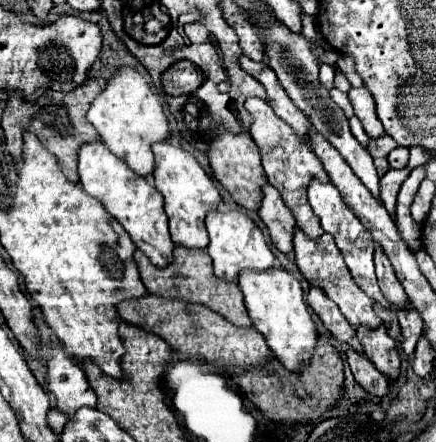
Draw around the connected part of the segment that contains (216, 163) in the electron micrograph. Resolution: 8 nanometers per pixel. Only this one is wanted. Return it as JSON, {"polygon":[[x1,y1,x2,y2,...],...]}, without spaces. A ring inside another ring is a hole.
{"polygon":[[219,128,213,142,211,142,207,158,209,158,209,164,213,168,215,178,225,186,225,190,233,196,233,200,247,210,259,210,261,200,263,200,261,188,267,182,267,178,265,178,265,172,261,168,259,148,249,138,249,134,231,134,225,128]]}

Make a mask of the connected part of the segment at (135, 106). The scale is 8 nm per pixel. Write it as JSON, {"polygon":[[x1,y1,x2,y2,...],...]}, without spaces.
{"polygon":[[133,68,119,70,113,76,113,80,109,80,99,98,95,98,95,102,91,104,87,120,95,126,97,134,107,144,107,148,127,166,131,166,135,174,143,178,153,174,155,158,151,146,155,142,165,142,169,138,169,126,159,98,151,92,149,84,139,72,135,72]]}

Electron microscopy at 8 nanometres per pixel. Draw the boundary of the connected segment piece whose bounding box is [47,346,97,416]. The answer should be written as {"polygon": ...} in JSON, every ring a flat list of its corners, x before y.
{"polygon":[[61,346,53,348,53,358,47,362,49,368,49,392,55,396,55,406,73,416,81,406,95,408,97,396,87,382,81,366,77,366]]}

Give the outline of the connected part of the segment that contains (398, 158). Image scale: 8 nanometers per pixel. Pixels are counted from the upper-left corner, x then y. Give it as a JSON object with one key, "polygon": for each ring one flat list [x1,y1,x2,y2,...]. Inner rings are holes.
{"polygon":[[399,146,399,148,395,148,389,156,387,156,387,160,389,160,389,166,391,168,407,168,407,162,409,162,409,154,407,154,407,148,403,148,403,146]]}

